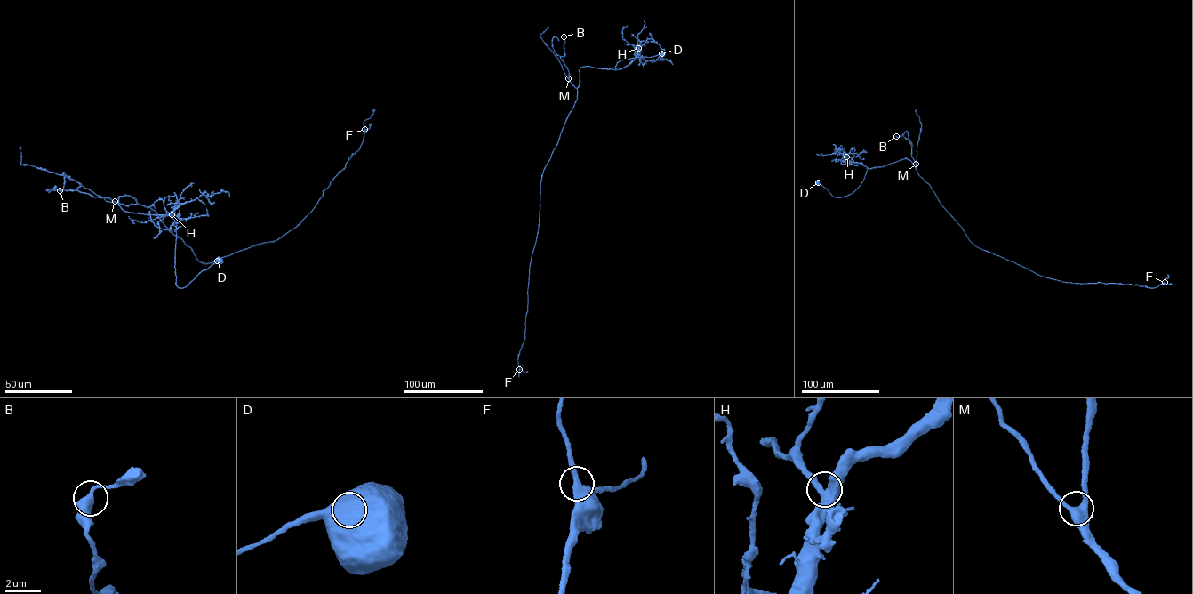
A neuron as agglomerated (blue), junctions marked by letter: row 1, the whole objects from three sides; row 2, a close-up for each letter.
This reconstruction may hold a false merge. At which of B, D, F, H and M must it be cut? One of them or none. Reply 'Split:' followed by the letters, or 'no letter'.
Split: no letter

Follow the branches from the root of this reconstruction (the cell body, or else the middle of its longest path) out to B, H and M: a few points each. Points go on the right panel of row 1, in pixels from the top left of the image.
B: (817, 183), (834, 196), (843, 196), (858, 187), (867, 168), (905, 158), (916, 170), (907, 132), (896, 136)
H: (817, 183), (836, 197), (844, 196), (855, 190), (863, 180), (867, 167), (846, 156)
M: (817, 183), (834, 196), (844, 196), (860, 185), (867, 168), (905, 158), (916, 170), (916, 164)

